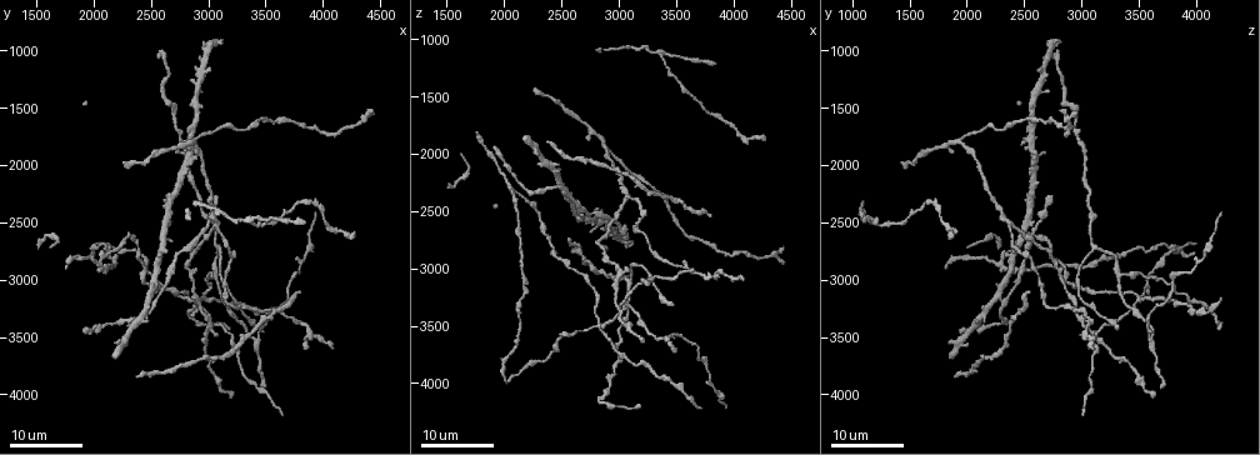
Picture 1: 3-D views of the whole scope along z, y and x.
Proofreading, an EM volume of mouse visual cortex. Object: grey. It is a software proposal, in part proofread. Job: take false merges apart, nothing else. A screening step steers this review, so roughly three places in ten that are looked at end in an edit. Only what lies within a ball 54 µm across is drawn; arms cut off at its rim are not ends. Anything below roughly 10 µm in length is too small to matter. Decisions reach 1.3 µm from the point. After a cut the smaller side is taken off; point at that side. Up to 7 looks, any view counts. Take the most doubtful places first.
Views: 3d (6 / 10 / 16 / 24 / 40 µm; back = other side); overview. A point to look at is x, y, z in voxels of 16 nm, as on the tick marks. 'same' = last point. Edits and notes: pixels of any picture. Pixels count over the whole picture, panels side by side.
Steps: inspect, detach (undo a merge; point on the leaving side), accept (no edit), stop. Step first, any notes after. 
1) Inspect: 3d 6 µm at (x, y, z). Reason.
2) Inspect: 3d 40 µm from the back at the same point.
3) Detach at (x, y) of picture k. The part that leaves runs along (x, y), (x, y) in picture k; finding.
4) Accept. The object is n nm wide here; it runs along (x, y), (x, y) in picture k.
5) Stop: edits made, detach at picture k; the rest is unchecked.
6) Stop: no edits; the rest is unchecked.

Inspect: 3d 24 µm at (3060, 2560, 2380). Three-way junction.

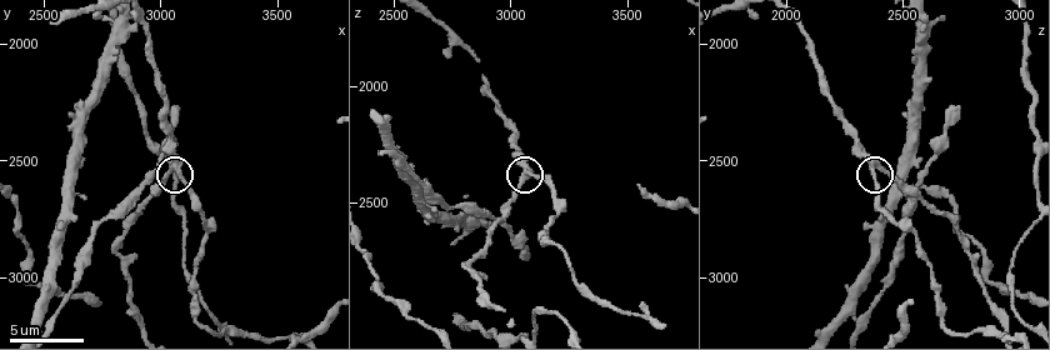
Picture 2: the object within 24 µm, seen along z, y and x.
Inspect: 3d 10 µm at (3080, 2560, 2370).

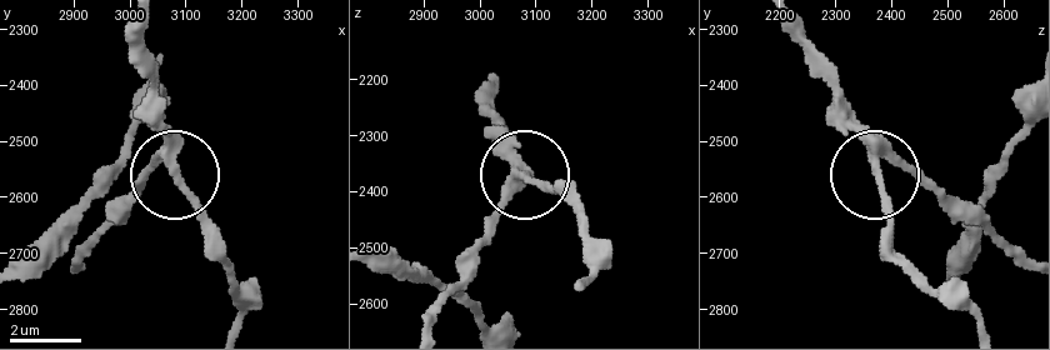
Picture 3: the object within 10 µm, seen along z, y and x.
Accept. It runs along (1023, 268), (906, 173), (873, 166), (868, 136), (838, 104) in picture 3; all the same cell.

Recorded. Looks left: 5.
Inspect: 3d 16 µm at (2020, 2860, 2260). Two arms in line, one across.

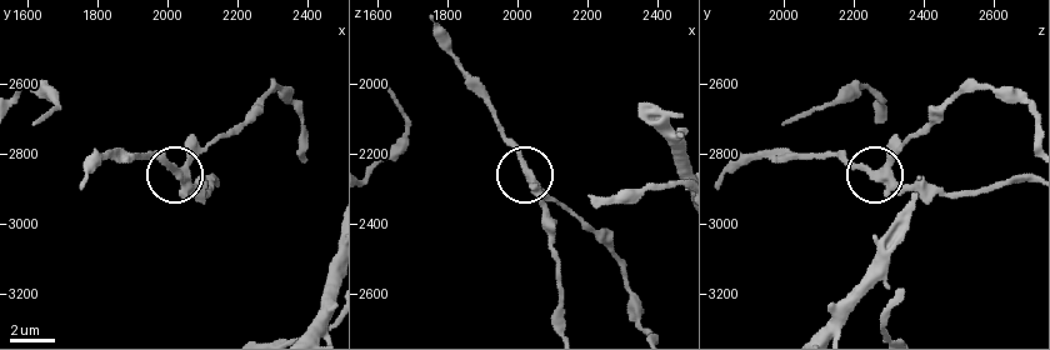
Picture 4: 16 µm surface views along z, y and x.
Inspect: 3d 10 µm at (2030, 2860, 2270).

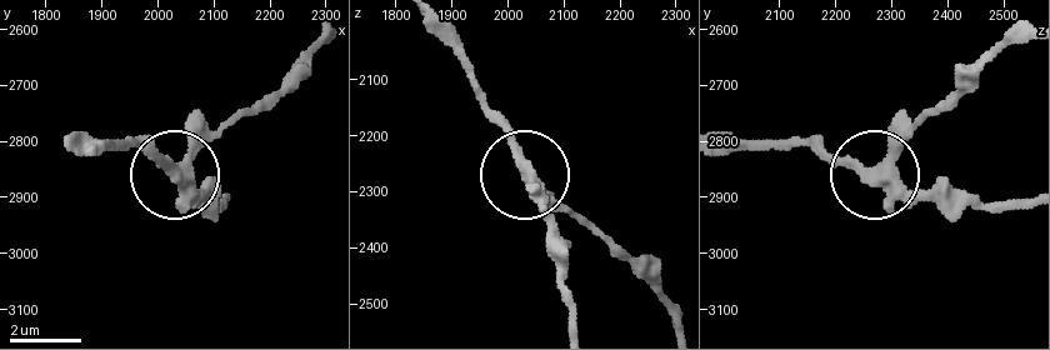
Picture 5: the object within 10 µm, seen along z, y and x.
Accept. The side arm is 19 µm long; it runs along (1025, 40), (998, 49), (873, 171), (836, 163), (813, 141) in picture 5; all the same cell.

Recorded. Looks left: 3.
Inspect: 3d 10 µm at (2520, 3190, 2330). Branch point.

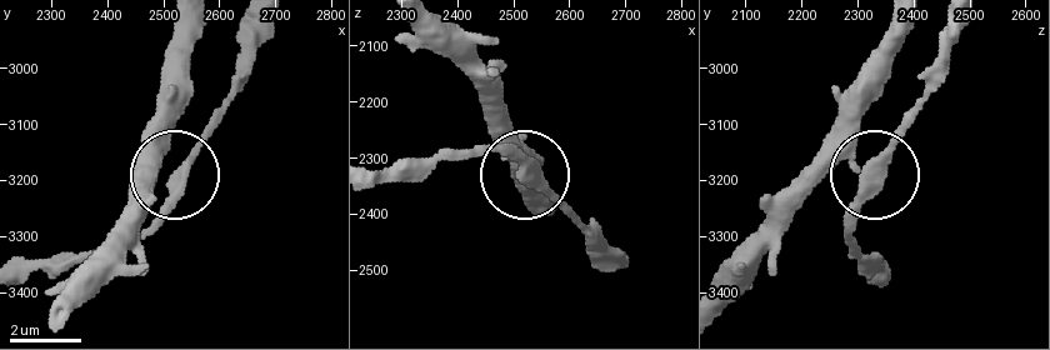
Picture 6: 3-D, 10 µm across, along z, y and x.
Accept. 3 arms meet here; it runs along (624, 258), (514, 160), (480, 148) in picture 6; continuous, no second cell.

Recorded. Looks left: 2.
Stop: no edits; the rest is unchecked.

